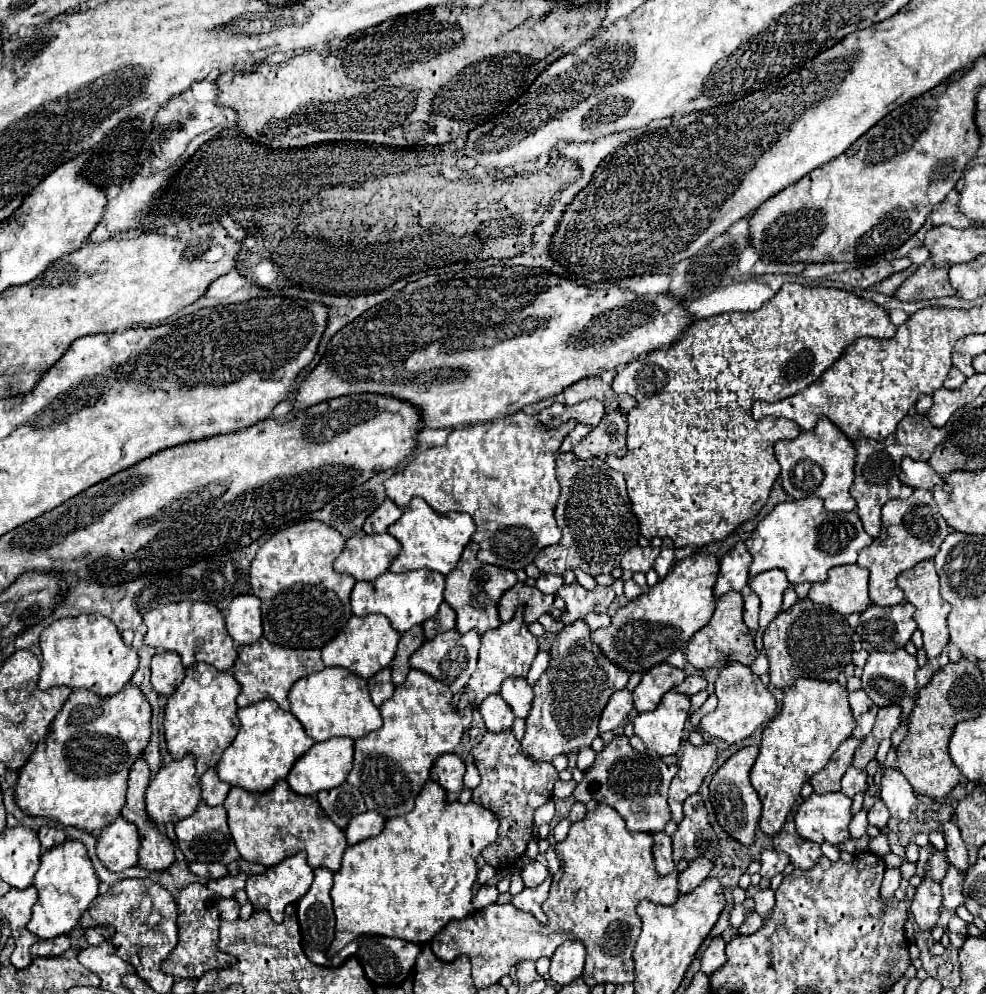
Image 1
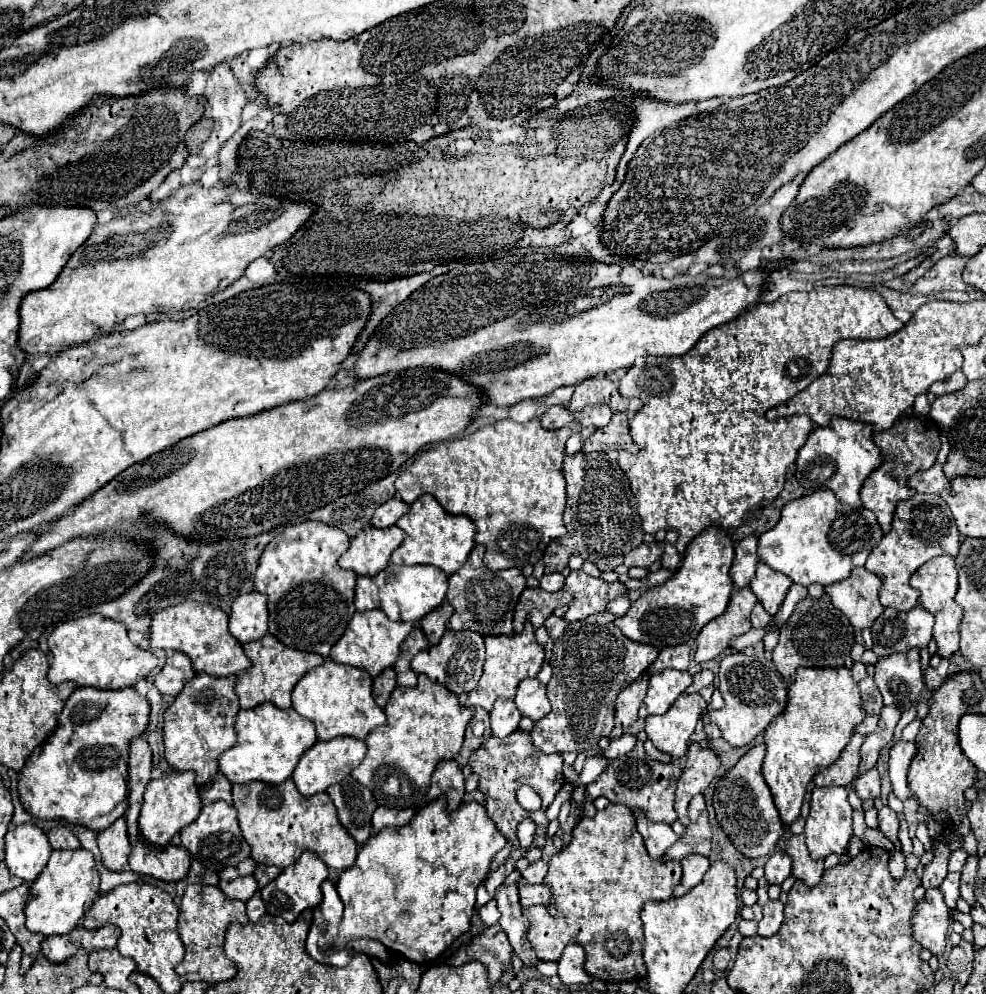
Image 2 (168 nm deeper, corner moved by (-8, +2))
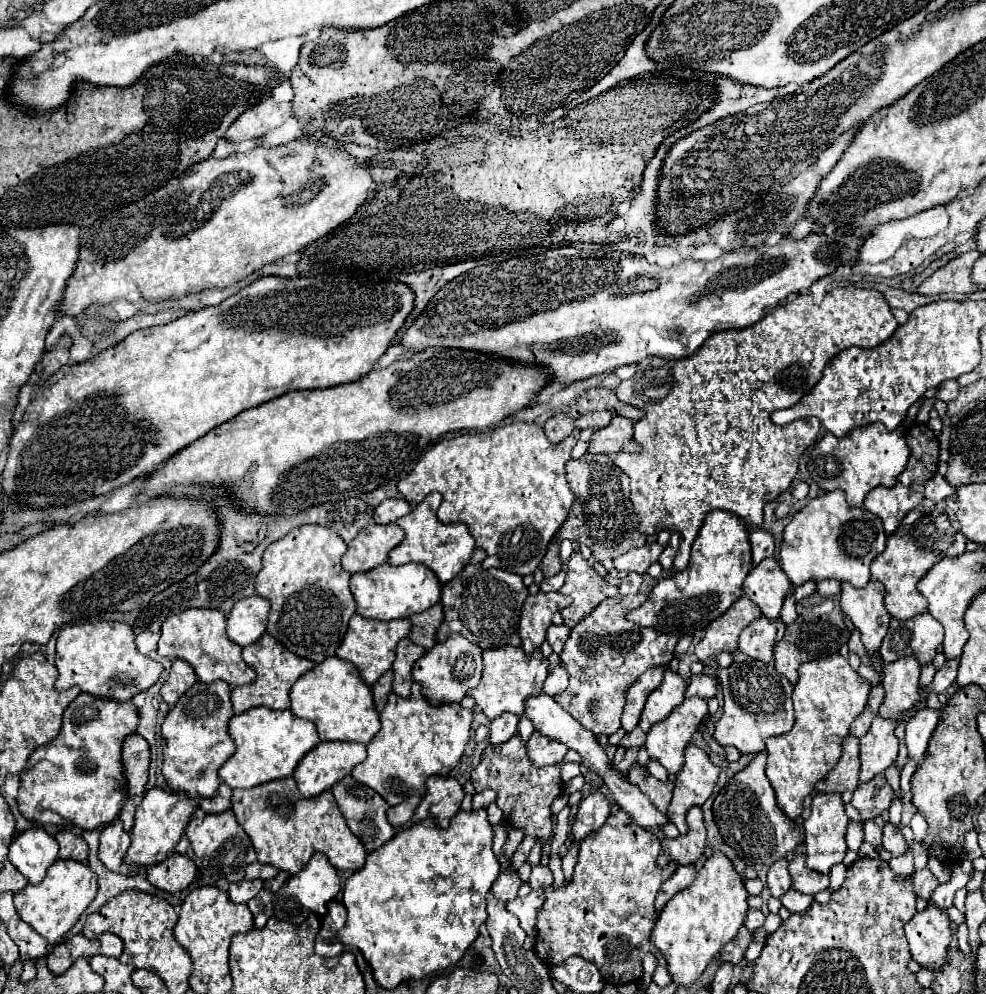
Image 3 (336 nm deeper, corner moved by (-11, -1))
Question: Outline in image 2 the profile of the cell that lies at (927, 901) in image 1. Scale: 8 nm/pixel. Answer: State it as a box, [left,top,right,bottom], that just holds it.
[913,888,951,956]

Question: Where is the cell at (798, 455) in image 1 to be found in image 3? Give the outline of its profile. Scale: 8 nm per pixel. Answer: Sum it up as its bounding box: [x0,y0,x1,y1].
[808,423,908,507]

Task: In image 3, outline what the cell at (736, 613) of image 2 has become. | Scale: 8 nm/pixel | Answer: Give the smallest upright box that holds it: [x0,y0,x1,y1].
[696,595,762,661]

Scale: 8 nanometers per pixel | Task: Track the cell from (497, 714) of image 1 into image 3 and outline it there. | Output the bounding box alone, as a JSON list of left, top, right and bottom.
[490,713,518,745]

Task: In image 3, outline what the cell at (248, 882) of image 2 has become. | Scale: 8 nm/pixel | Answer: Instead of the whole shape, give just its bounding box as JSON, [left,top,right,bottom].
[228,879,262,903]

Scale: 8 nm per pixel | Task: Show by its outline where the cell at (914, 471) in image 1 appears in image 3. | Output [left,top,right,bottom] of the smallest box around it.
[922,473,954,503]

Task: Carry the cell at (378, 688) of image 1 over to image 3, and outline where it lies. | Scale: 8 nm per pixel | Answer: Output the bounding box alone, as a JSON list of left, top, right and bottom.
[372,671,392,711]

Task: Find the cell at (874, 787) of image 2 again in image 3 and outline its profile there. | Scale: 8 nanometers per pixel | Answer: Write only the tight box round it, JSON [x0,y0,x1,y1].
[852,775,892,821]

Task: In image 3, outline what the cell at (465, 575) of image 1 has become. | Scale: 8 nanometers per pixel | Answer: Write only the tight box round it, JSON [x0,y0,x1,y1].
[436,547,528,649]

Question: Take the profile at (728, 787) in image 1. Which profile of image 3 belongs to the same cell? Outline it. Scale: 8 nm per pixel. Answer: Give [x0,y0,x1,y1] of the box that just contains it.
[714,751,804,867]

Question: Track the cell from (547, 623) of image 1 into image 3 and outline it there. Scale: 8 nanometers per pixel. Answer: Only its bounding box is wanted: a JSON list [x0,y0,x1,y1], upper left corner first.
[546,625,570,653]

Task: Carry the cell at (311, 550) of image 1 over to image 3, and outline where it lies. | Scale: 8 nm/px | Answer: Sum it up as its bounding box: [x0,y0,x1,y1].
[256,525,356,663]

